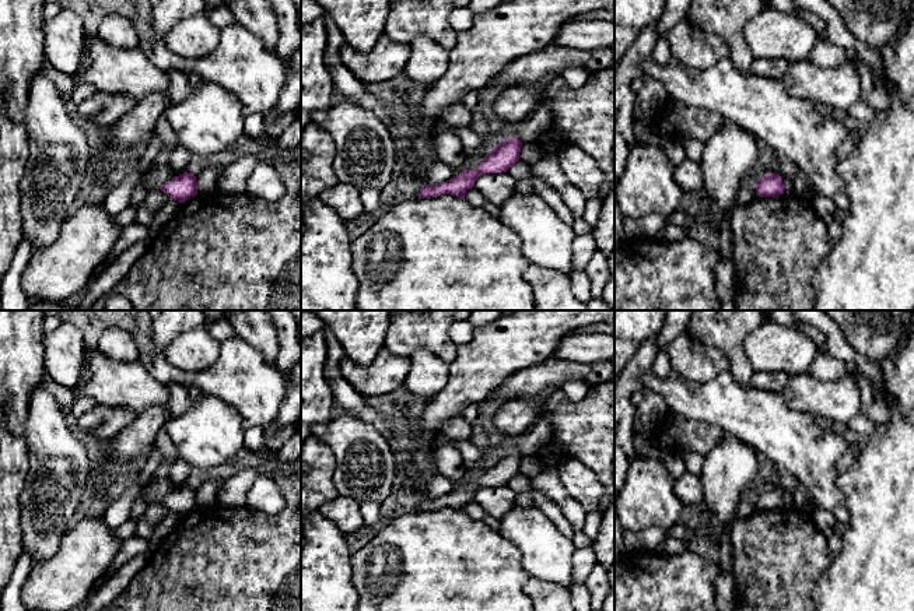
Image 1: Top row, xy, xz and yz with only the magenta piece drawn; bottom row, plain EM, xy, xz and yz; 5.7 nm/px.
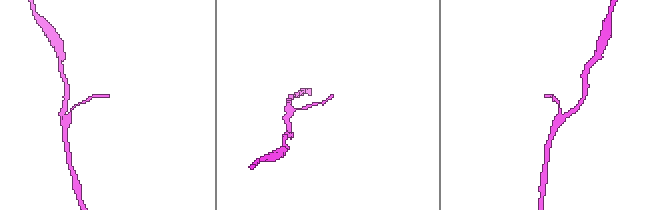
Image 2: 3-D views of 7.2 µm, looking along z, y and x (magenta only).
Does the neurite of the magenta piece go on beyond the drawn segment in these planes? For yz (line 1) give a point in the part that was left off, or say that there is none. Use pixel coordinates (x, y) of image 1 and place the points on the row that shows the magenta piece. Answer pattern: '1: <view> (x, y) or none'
1: none

